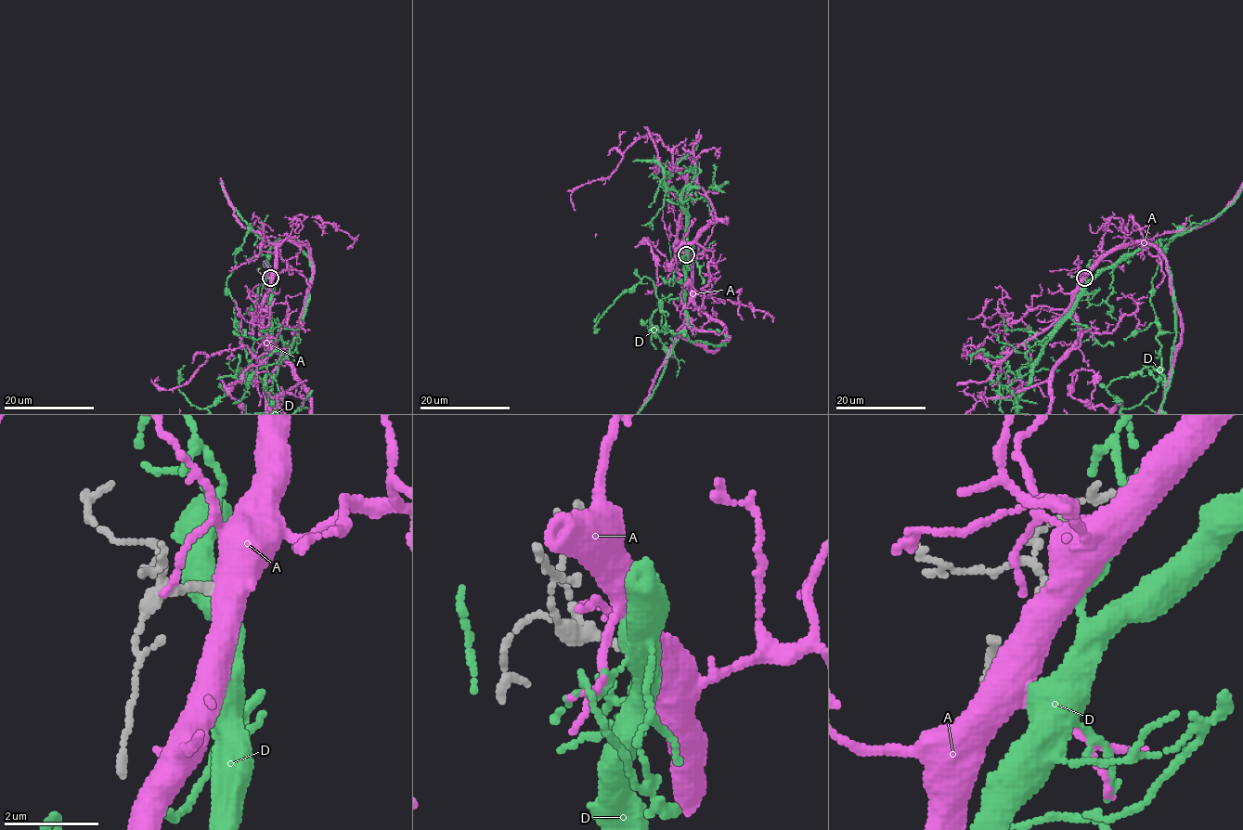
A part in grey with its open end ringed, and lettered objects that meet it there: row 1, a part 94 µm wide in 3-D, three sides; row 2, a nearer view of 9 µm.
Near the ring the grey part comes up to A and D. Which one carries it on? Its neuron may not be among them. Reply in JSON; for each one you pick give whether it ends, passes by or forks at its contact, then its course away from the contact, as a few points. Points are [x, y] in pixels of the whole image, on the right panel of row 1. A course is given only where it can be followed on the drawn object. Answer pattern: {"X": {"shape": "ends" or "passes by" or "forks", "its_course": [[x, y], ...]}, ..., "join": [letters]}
{"D": {"shape": "passes by"}, "join": ["D"]}

